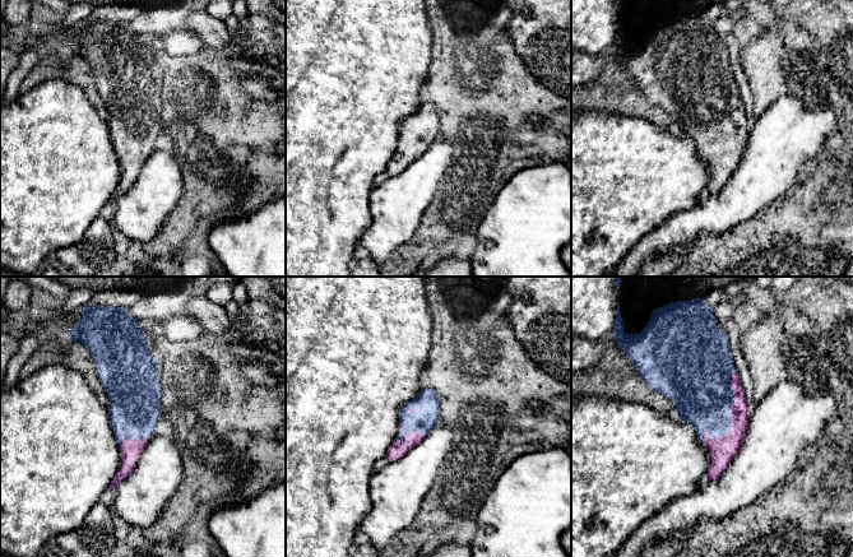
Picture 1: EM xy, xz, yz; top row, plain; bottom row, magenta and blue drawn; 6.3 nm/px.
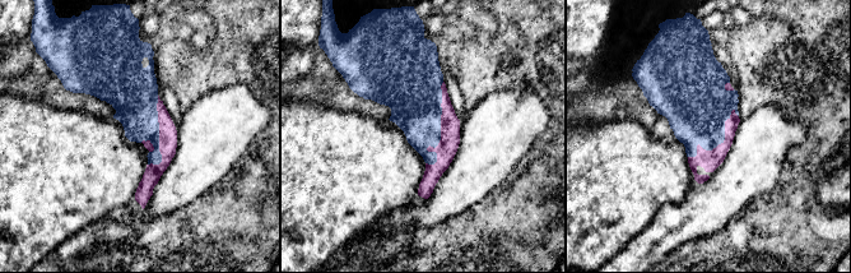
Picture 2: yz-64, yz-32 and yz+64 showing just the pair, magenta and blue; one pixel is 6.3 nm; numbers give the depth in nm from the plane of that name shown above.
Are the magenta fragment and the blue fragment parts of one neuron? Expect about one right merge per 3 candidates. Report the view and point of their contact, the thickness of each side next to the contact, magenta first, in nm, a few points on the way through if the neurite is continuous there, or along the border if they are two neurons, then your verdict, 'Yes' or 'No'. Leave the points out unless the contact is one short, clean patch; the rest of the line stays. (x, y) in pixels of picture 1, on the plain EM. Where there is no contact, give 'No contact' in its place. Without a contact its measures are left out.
Touches magenta at yz (731, 131). Thickness 160 nm (magenta) against 380 nm. Yes

